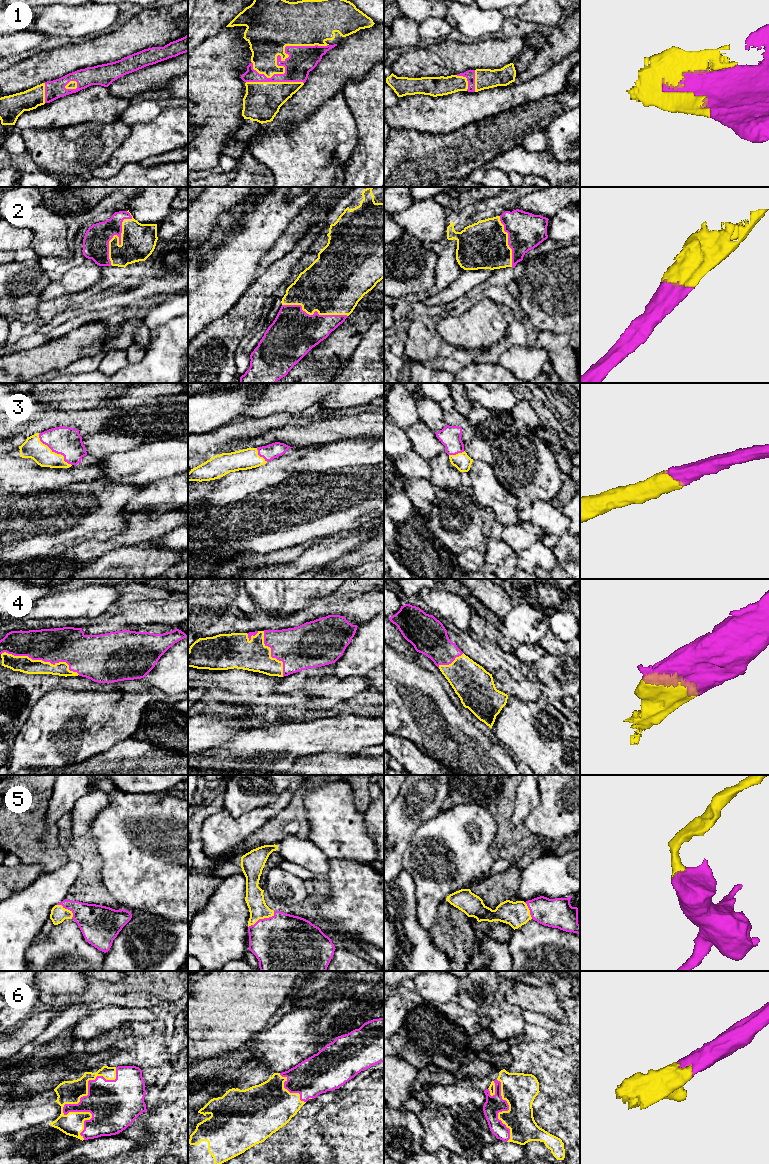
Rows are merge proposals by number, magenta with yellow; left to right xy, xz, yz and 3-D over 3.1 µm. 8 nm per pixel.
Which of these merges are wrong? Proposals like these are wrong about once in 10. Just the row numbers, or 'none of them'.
none of them

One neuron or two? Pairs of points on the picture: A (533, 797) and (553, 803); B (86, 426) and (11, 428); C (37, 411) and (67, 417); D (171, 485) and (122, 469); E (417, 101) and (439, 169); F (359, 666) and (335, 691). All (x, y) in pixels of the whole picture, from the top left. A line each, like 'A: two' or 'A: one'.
A: two
B: one
C: one
D: two
E: two
F: two

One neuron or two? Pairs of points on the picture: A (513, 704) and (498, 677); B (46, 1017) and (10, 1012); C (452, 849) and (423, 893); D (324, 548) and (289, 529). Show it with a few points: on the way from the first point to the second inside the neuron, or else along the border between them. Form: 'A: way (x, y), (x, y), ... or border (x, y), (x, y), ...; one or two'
A: border (508, 694), (531, 701); two
B: border (30, 1012), (10, 1027); two
C: way (444, 860), (440, 864), (433, 882); one
D: border (346, 531), (331, 534), (324, 538); two

